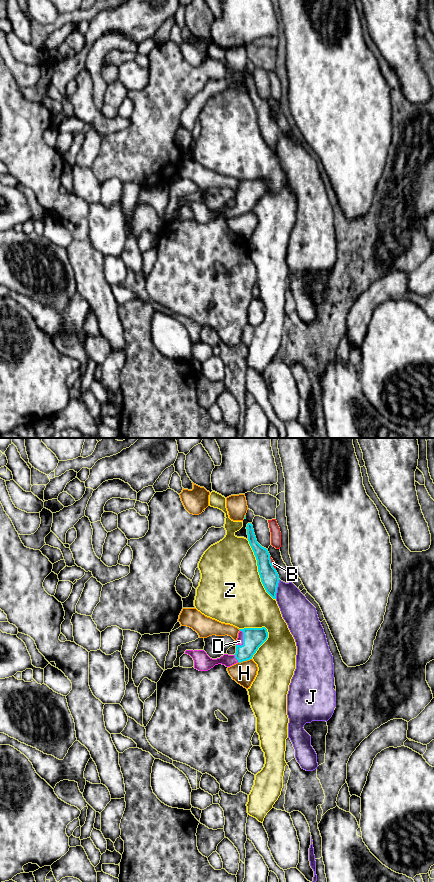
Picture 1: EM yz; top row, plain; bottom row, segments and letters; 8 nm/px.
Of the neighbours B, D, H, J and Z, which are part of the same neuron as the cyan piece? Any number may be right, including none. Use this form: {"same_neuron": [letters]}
{"same_neuron": ["D"]}

